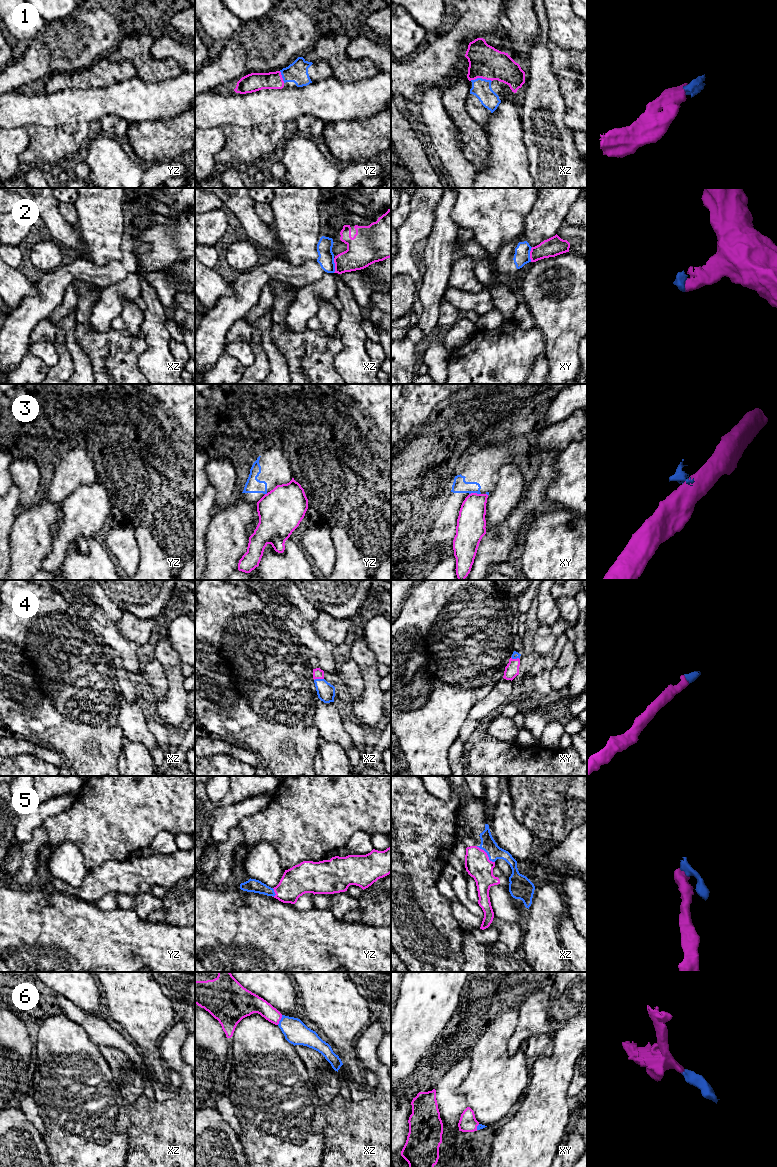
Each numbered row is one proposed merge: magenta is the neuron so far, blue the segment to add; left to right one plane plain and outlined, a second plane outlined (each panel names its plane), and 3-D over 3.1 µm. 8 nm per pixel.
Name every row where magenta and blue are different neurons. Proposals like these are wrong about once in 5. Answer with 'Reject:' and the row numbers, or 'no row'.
Reject: 3

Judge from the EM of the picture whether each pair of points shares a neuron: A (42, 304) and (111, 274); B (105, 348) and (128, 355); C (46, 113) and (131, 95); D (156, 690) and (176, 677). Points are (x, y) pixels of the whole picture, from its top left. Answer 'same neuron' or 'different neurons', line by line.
A: same neuron
B: same neuron
C: same neuron
D: different neurons

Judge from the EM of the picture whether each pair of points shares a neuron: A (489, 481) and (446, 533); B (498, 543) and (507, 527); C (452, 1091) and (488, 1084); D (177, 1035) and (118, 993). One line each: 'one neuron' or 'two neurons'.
A: one neuron
B: one neuron
C: two neurons
D: two neurons

